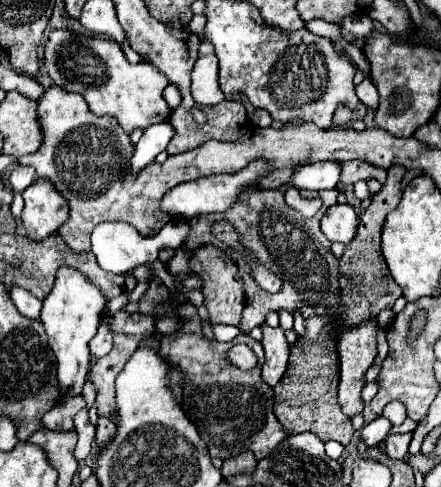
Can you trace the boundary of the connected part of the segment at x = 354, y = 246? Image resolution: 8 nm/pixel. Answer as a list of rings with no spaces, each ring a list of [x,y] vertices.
[[[390,167],[388,179],[382,185],[378,193],[372,195],[372,203],[368,209],[360,213],[360,225],[356,237],[346,245],[344,255],[340,257],[340,283],[344,289],[344,323],[354,325],[356,321],[364,321],[364,317],[378,315],[378,311],[388,309],[394,305],[394,301],[402,295],[398,283],[392,279],[382,249],[380,249],[380,233],[386,215],[396,209],[400,197],[402,197],[402,167]]]

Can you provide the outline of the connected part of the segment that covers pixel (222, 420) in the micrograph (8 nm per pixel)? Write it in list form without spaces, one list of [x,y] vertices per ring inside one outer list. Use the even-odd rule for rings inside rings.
[[[190,303],[180,311],[182,327],[180,333],[172,337],[162,337],[162,357],[172,365],[180,367],[186,373],[184,383],[184,411],[200,431],[202,441],[208,445],[212,457],[228,459],[244,451],[252,451],[258,459],[264,459],[278,443],[286,439],[286,431],[276,421],[272,413],[274,391],[260,377],[260,367],[264,363],[264,351],[258,341],[250,335],[238,335],[234,341],[244,341],[258,357],[258,363],[250,371],[242,371],[226,359],[228,349],[234,343],[220,343],[216,339],[206,339],[202,335],[202,319],[196,313],[196,307]],[[196,391],[196,403],[192,409],[192,395]]]

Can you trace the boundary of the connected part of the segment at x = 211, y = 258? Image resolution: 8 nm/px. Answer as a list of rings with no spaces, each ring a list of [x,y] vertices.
[[[202,245],[194,251],[190,257],[190,269],[194,273],[200,273],[204,277],[204,297],[206,297],[206,309],[210,313],[212,323],[226,323],[226,325],[238,325],[242,321],[242,309],[244,309],[244,285],[242,275],[232,259],[226,259],[220,249],[214,245]]]

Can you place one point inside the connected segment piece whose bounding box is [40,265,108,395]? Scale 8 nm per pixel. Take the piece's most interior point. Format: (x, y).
(71, 313)

